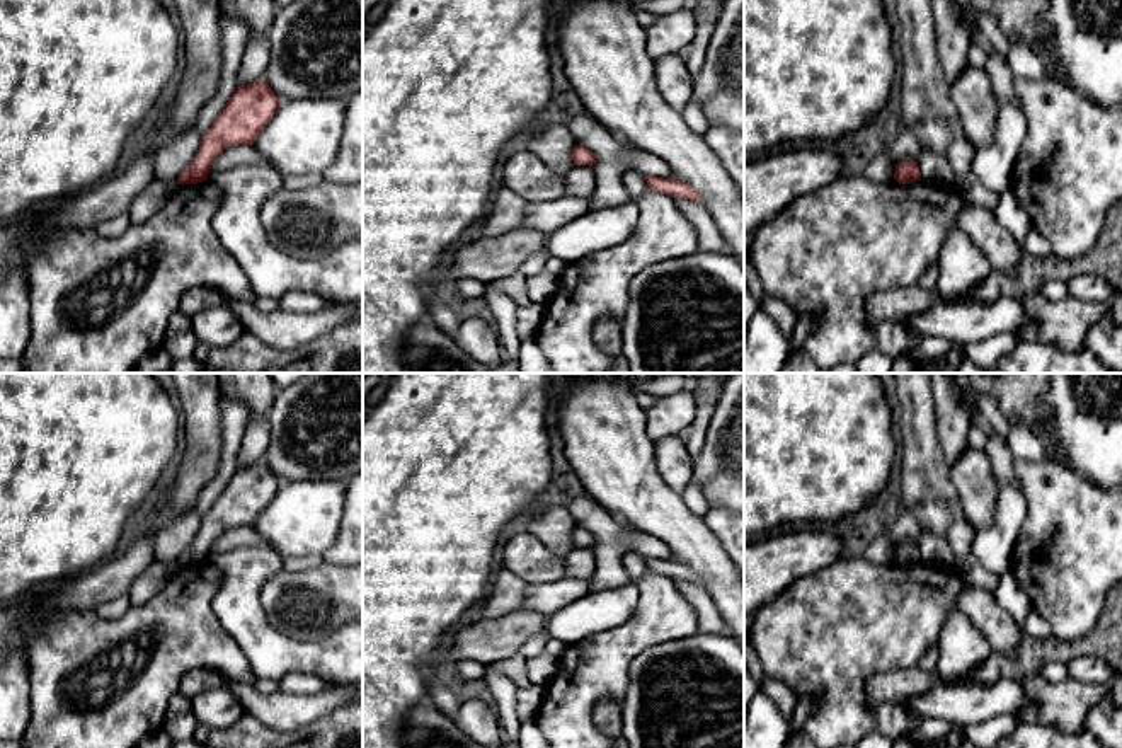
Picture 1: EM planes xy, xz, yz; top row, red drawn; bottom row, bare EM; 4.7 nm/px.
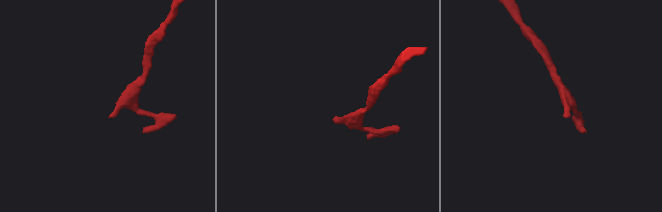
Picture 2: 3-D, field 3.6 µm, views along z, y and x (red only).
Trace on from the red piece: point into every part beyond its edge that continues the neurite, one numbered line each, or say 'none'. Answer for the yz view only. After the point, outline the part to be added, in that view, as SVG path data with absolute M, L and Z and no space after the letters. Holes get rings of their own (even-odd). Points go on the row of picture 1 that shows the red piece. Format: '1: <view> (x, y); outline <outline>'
none

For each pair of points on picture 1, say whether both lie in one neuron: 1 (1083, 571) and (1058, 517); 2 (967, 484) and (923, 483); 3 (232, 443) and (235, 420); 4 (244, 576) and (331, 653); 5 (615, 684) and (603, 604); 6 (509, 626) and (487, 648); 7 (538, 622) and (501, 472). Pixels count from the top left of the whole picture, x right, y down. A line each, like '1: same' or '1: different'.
1: same
2: different
3: same
4: same
5: different
6: same
7: different

